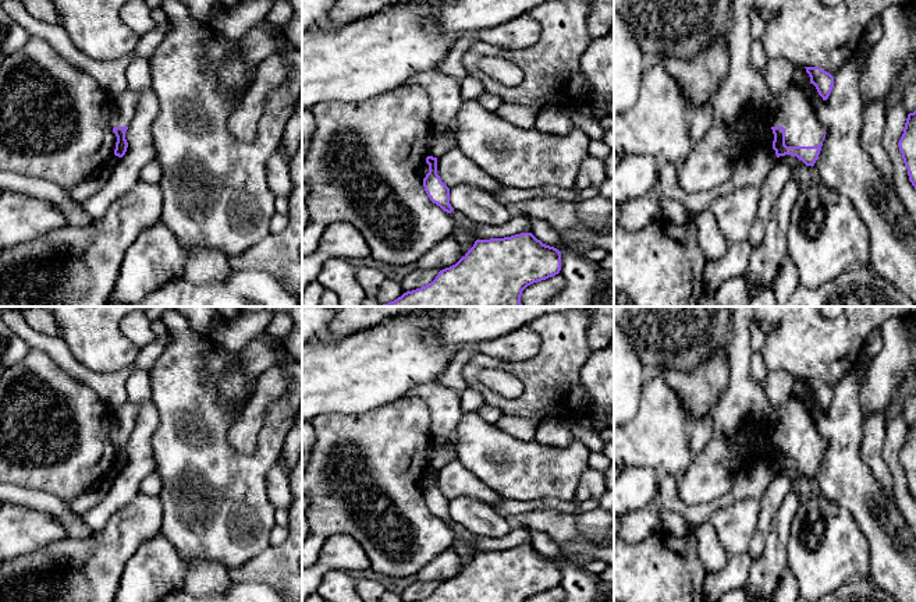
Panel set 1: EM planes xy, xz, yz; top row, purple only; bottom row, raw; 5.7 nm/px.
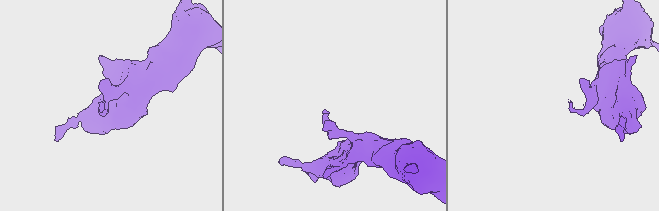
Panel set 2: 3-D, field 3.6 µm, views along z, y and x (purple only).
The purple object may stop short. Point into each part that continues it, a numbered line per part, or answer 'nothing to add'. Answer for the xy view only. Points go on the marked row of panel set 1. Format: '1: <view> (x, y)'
1: xy (123, 106)

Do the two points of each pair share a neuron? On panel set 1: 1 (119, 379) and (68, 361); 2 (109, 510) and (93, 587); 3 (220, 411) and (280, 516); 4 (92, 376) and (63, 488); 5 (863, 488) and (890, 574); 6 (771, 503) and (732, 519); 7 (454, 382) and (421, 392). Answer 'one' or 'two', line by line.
1: one
2: two
3: two
4: two
5: one
6: two
7: two

